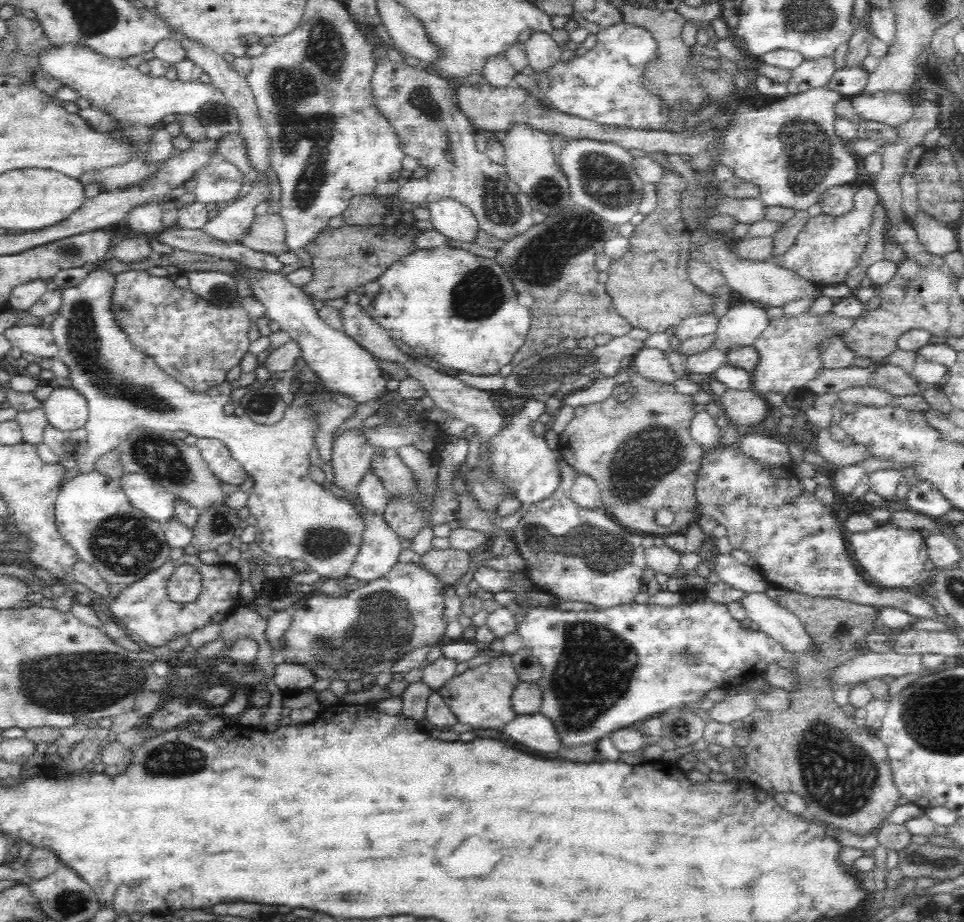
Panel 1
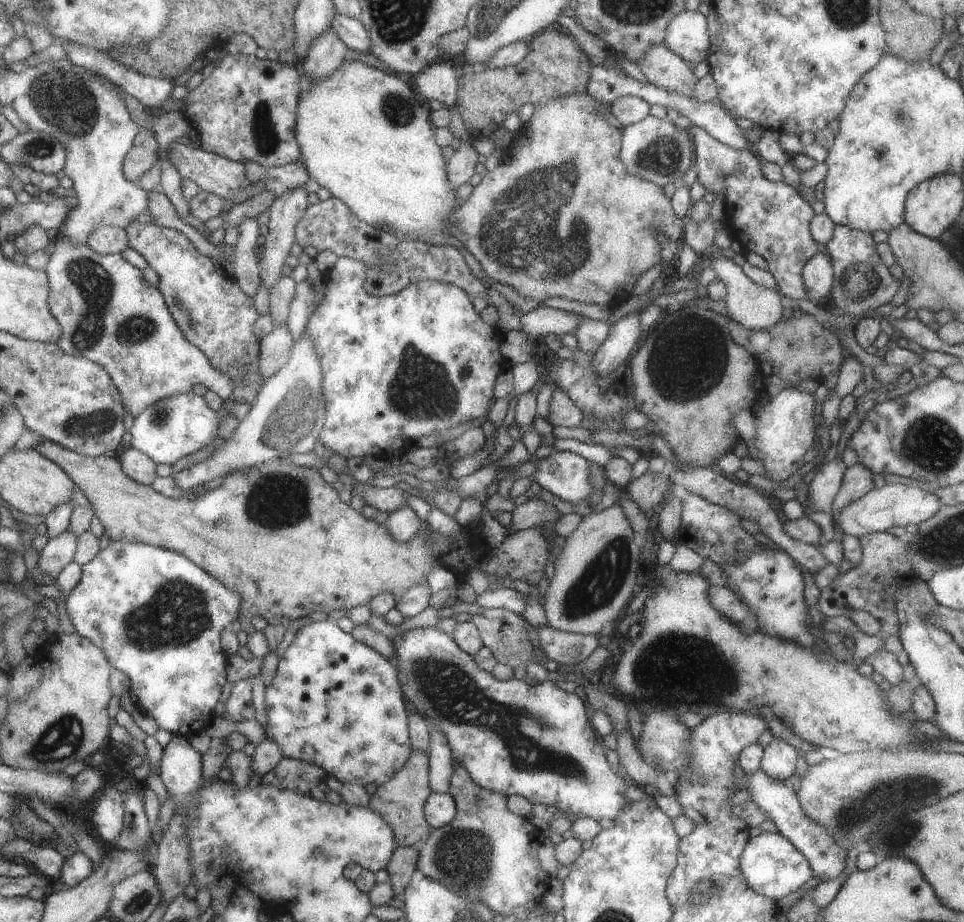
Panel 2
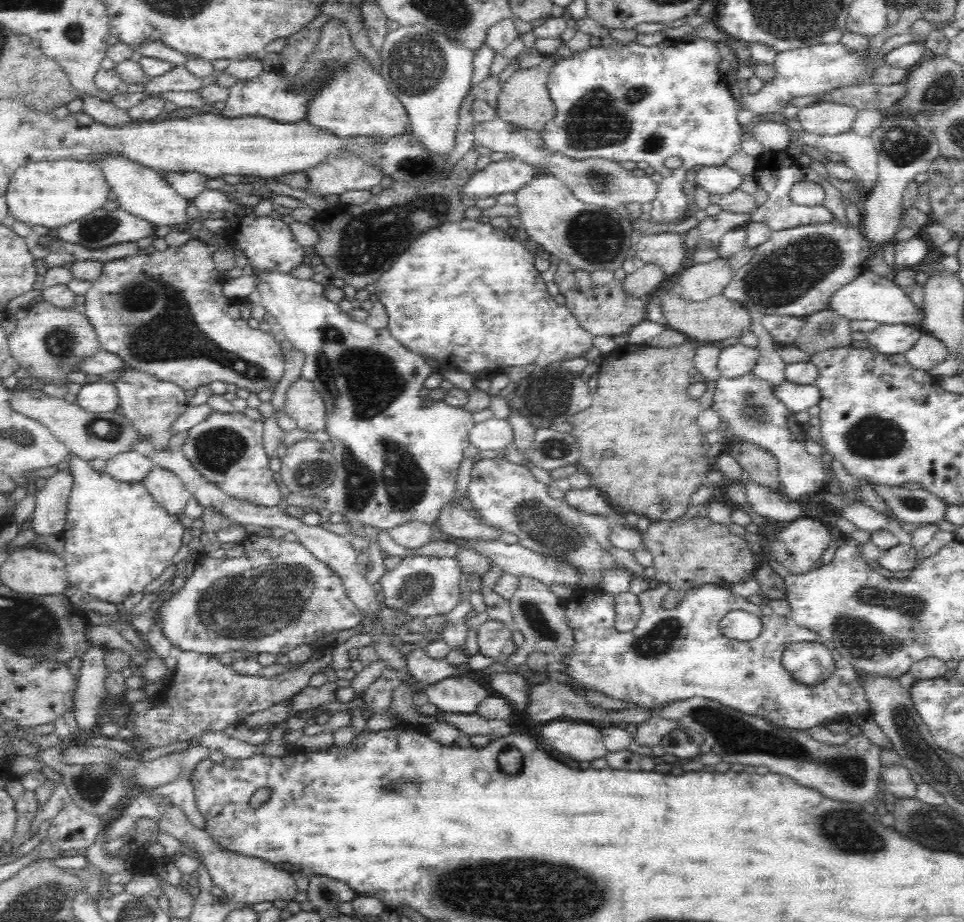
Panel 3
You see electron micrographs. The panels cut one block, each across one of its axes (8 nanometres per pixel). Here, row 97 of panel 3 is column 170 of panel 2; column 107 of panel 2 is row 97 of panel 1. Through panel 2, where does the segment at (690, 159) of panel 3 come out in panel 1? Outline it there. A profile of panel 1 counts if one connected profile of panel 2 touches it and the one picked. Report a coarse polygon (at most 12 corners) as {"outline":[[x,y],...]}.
{"outline":[[644,27],[600,30],[584,54],[532,76],[563,114],[664,132],[643,85],[657,55]]}

